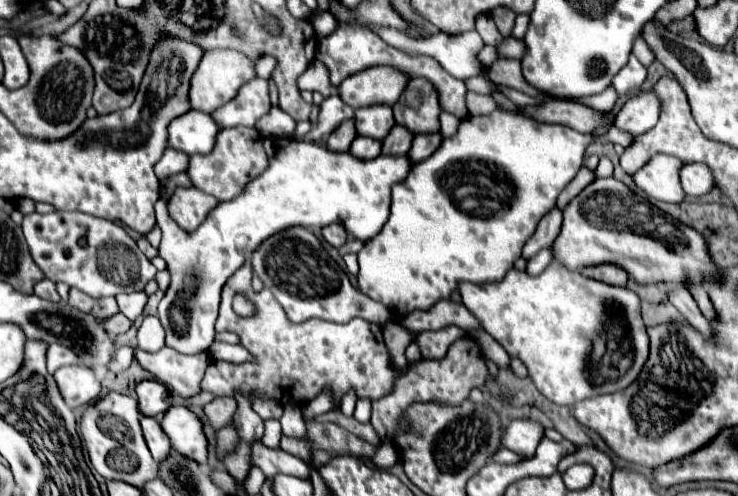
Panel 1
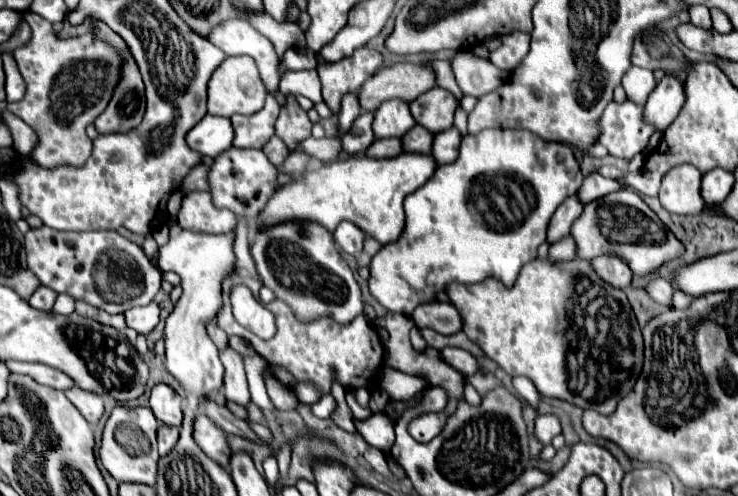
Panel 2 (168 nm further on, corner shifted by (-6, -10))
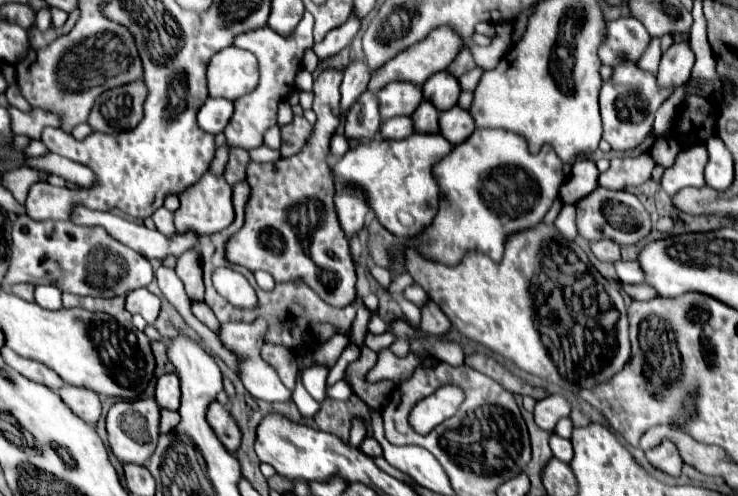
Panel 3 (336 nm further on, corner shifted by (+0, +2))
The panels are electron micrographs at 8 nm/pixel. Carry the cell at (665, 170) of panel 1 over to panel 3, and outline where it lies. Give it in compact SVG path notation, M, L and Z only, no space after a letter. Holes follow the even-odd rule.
M691 144L685 146L675 162L665 168L663 178L661 178L661 188L669 194L675 196L681 188L685 186L703 186L703 168L707 164L707 148L701 144Z

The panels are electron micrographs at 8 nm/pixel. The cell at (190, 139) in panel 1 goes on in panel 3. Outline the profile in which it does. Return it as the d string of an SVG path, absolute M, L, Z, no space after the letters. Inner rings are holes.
M209 98L197 114L197 124L203 132L215 136L225 130L231 116L233 116L233 102L221 98Z

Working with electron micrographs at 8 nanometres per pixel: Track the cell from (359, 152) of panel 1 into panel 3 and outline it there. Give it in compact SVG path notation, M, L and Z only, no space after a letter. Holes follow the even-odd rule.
M393 118L393 120L387 120L381 124L381 138L385 140L401 140L409 134L413 134L413 126L411 126L411 118Z

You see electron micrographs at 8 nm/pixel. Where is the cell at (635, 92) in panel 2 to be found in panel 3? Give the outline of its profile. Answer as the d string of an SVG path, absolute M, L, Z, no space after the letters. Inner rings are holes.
M653 40L649 44L649 48L645 50L645 54L641 56L641 60L637 62L637 66L643 70L643 72L657 72L657 66L659 66L659 58L661 58L661 50L659 50L659 40Z

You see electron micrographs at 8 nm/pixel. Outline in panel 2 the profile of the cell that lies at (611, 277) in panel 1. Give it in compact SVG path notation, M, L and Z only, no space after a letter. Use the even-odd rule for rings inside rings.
M597 256L591 260L595 272L615 288L627 288L631 284L631 270L619 256Z

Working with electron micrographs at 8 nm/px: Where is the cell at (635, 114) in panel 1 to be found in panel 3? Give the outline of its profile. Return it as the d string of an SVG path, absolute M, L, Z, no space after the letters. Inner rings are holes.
M673 44L663 56L657 72L659 88L677 88L689 80L693 68L693 52L687 44Z

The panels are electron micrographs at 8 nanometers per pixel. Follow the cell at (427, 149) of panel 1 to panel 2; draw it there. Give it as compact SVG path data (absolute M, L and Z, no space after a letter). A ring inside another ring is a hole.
M453 126L449 130L443 130L433 140L433 156L437 164L449 164L455 162L459 156L459 144L461 144L461 132Z

